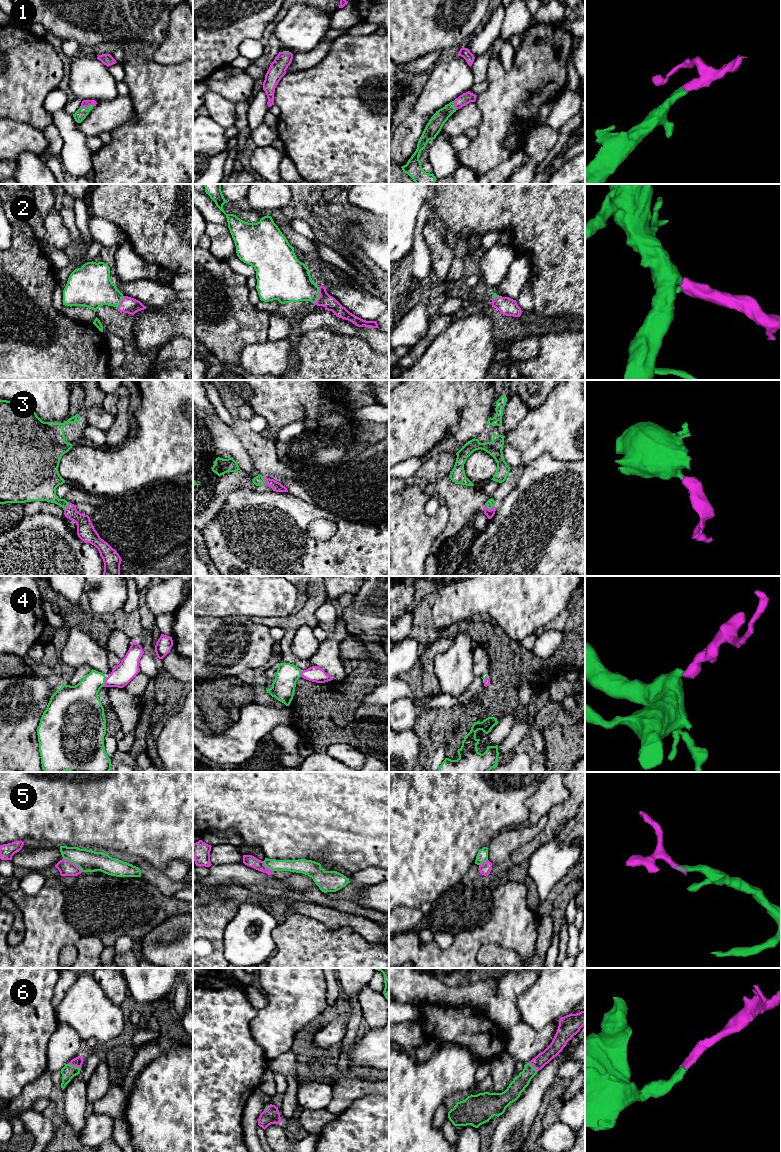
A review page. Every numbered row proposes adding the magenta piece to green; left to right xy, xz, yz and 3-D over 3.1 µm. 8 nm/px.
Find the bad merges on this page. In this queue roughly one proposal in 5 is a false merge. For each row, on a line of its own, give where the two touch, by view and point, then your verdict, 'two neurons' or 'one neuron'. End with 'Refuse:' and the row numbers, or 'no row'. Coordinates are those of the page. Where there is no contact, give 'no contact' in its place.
1: xy (87, 107) | one neuron
2: xz (318, 295) | one neuron
3: yz (489, 509) | one neuron
4: xy (104, 682) | one neuron
5: xy (73, 862) | two neurons
6: xy (74, 1066) | one neuron
Refuse: 5

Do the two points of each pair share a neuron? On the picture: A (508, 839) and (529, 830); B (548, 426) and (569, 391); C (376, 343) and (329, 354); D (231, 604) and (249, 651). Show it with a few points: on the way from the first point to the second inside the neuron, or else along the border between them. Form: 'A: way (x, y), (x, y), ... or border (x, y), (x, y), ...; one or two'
A: way (513, 838), (524, 834); one
B: way (557, 417), (569, 405), (569, 400); one
C: border (347, 336), (361, 337), (378, 353); two
D: border (249, 617), (223, 616), (212, 618); two

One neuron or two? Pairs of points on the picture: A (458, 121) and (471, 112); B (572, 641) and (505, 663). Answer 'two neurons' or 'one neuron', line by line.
A: one neuron
B: one neuron

